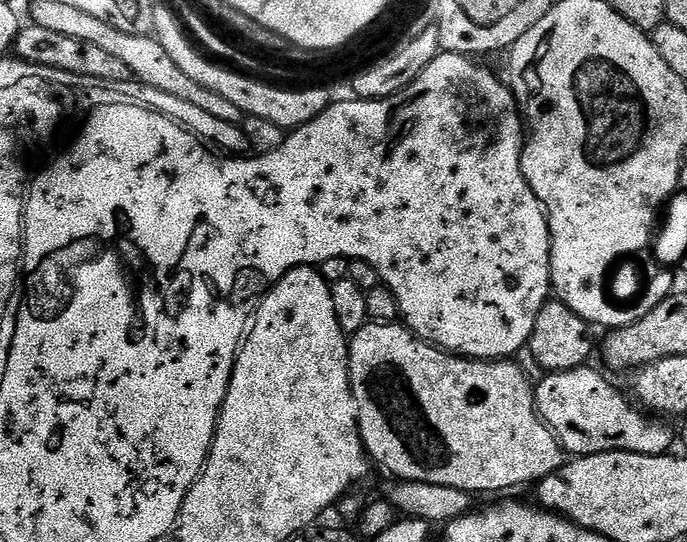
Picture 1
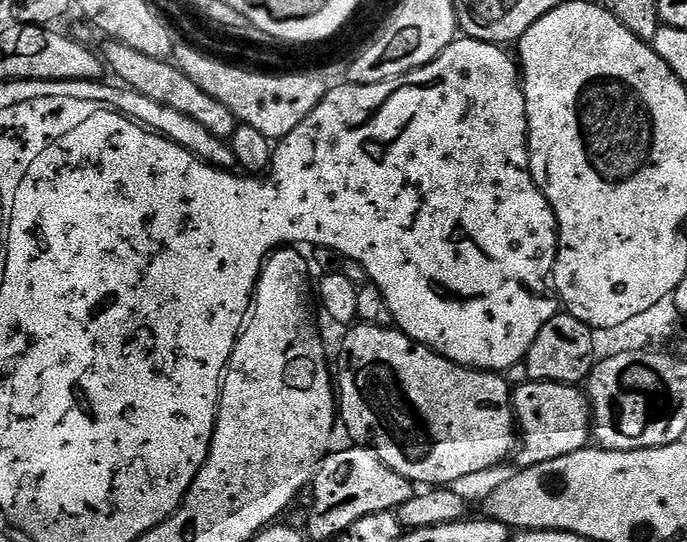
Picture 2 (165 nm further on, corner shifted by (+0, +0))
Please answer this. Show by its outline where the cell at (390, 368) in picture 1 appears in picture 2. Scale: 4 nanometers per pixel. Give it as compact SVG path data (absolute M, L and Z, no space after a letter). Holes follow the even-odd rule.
M357 322L347 329L344 336L344 349L340 352L340 372L338 368L338 416L345 428L353 436L357 445L372 448L390 466L390 470L398 470L402 478L411 480L416 486L456 486L459 480L467 476L476 476L479 472L488 472L495 464L500 464L504 459L511 457L518 448L518 425L516 414L512 407L513 389L503 375L494 372L481 372L474 368L463 368L452 360L435 352L432 348L412 340L405 332L395 327L379 328L373 324Z

